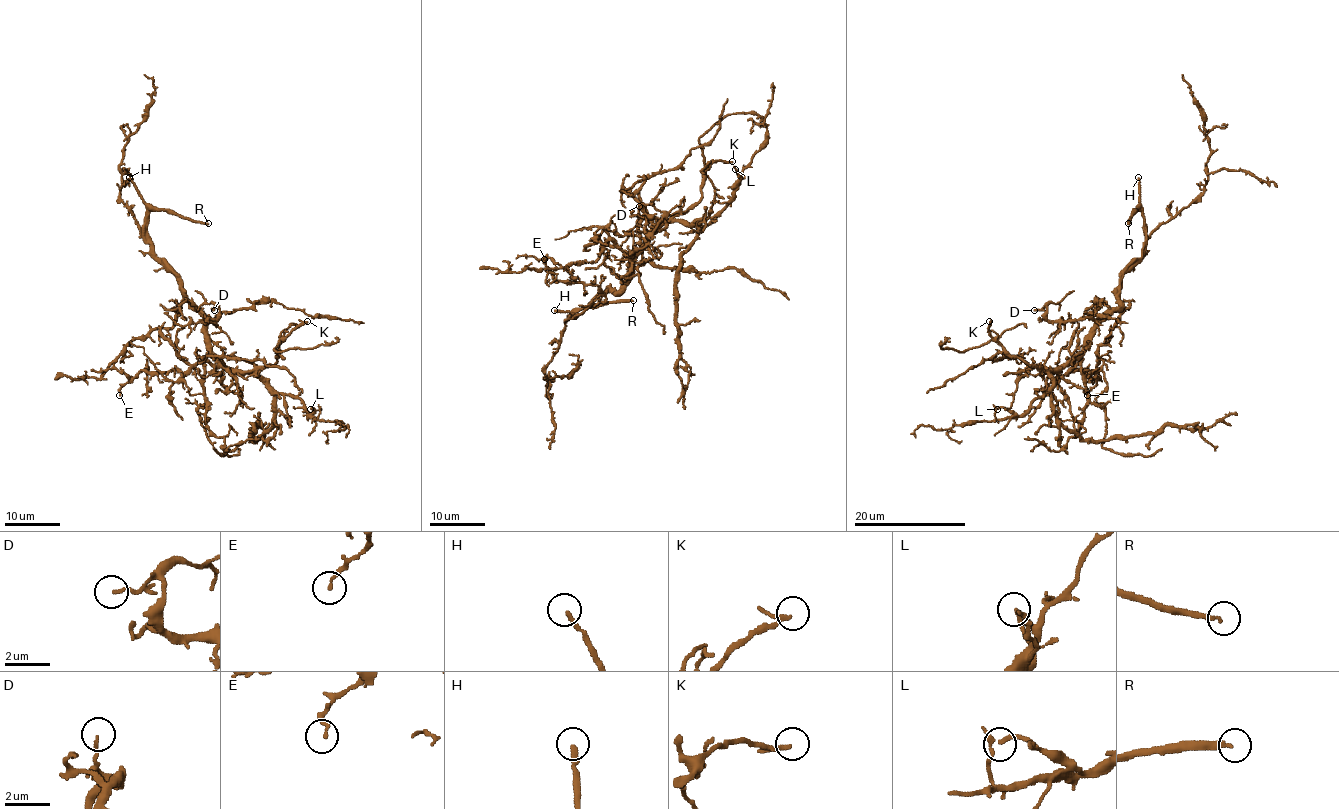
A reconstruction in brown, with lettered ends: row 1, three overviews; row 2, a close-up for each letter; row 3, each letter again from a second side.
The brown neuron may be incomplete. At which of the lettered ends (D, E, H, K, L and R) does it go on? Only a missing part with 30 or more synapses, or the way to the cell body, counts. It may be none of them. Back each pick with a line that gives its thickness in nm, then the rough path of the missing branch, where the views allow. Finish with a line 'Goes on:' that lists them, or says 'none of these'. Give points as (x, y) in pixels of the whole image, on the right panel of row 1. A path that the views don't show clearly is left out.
H: calibre 190 nm
R: calibre 200 nm; course (1128, 223), (1166, 230), (1165, 267), (1191, 267), (1258, 303), (1246, 347), (1222, 357), (1187, 345)
Goes on: H, R

